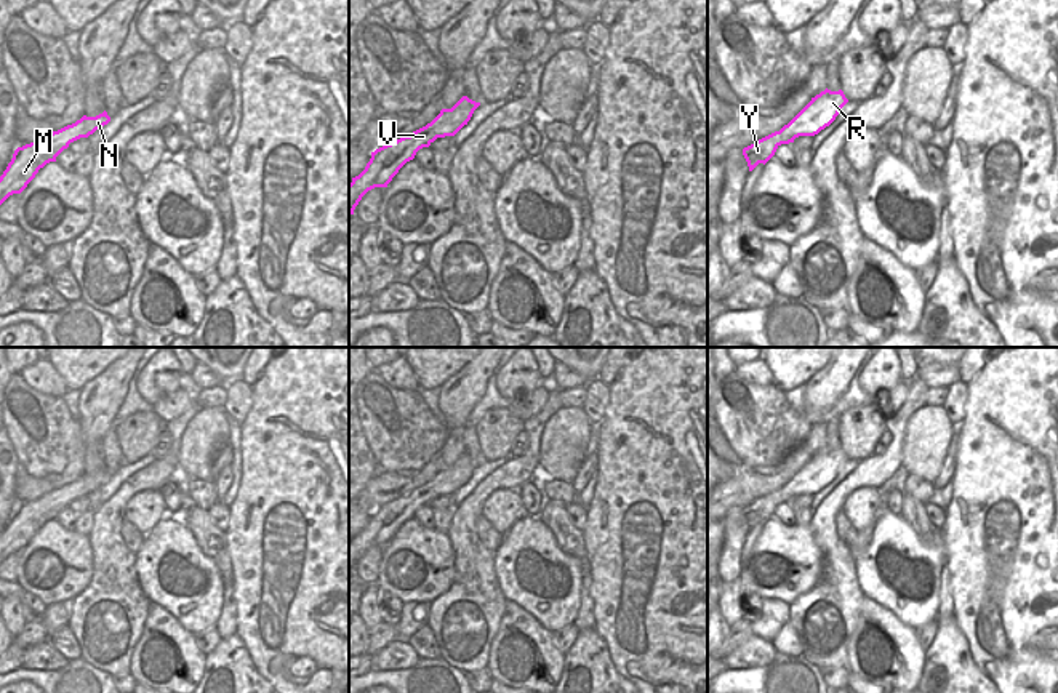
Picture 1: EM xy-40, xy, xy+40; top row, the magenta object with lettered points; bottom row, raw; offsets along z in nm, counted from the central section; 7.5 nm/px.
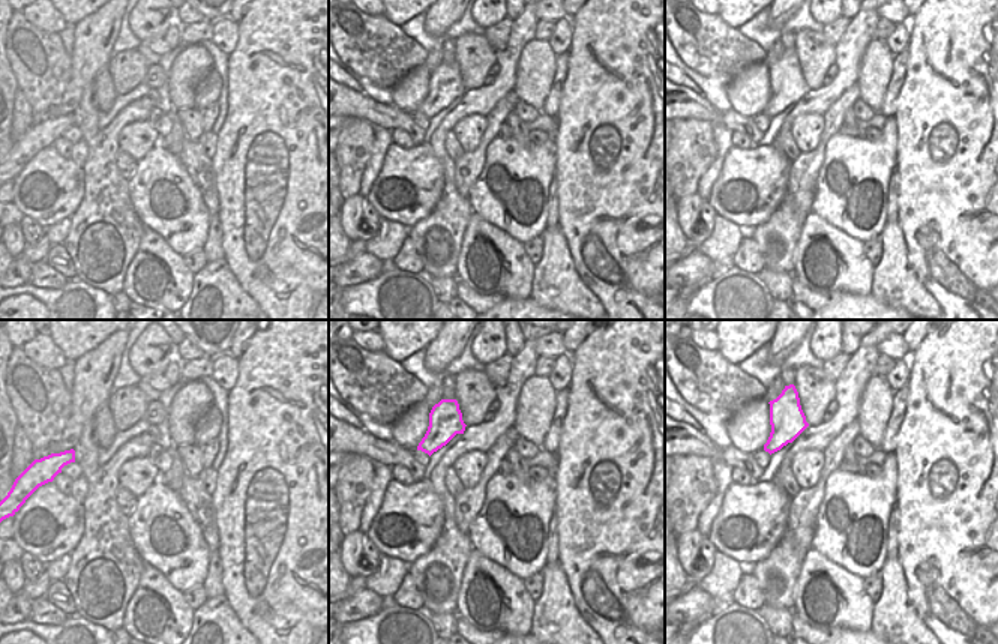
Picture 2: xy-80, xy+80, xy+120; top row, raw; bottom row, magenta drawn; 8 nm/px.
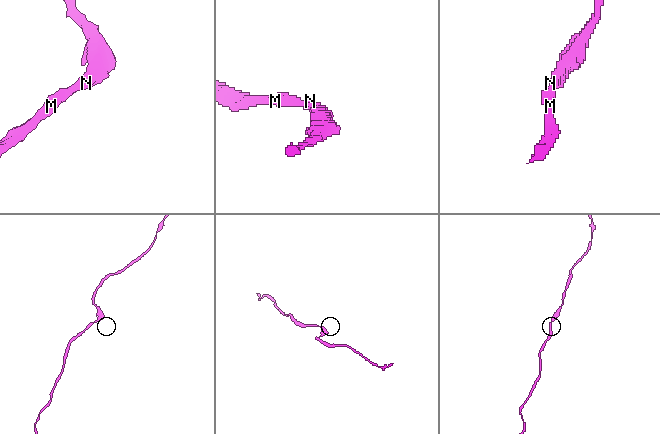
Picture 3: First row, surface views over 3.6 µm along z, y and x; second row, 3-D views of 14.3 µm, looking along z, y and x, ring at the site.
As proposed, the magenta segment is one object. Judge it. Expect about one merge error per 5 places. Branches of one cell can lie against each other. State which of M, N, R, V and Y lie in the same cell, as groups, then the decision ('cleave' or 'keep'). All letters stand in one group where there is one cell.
groups M N R V Y; keep

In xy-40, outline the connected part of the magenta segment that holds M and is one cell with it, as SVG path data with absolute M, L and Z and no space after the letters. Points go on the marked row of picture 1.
M106 110L96 117L83 115L72 125L53 131L35 142L18 147L6 170L0 176L0 205L10 195L21 194L35 178L38 170L50 162L56 162L56 157L67 149L70 142L88 138L109 122L110 117Z

